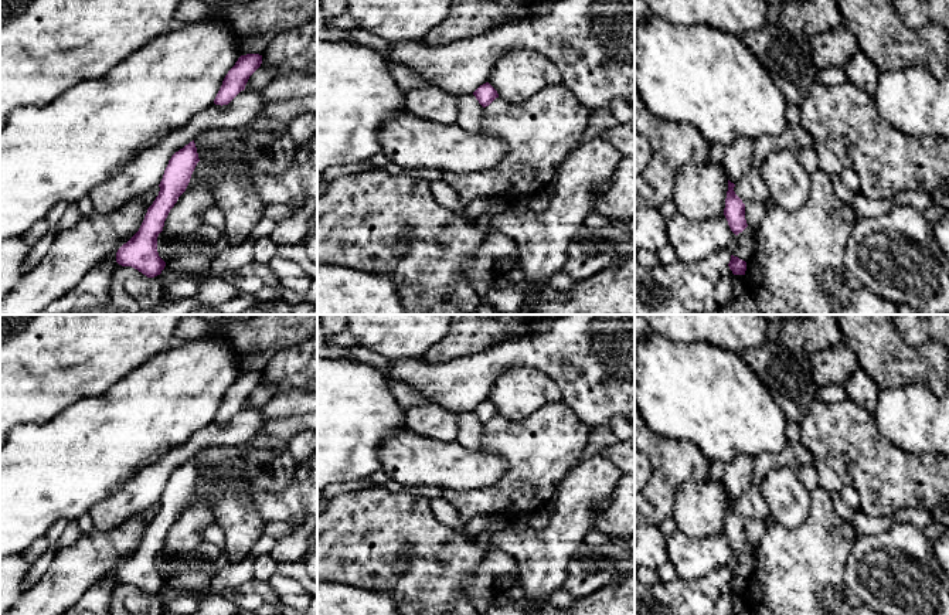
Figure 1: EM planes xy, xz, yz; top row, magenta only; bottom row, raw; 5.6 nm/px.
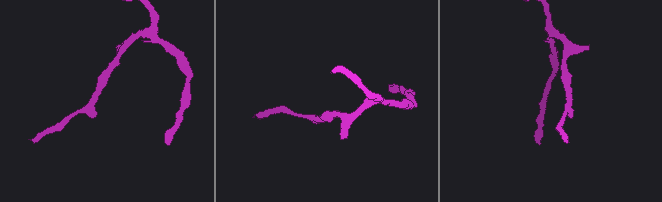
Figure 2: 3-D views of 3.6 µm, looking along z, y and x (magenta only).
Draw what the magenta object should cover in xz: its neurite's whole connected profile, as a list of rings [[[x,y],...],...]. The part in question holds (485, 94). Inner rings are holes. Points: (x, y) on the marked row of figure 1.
[[[489,82],[480,85],[473,95],[483,108],[489,106],[496,98],[499,98],[497,91]]]

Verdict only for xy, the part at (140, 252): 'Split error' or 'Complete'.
Complete

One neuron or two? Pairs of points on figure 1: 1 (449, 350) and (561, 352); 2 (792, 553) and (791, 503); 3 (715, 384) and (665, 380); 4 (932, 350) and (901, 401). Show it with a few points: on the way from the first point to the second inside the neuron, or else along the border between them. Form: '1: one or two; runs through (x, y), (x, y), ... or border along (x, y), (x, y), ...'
1: two; border along (475, 352), (441, 363)
2: two; border along (812, 502), (795, 527), (771, 515)
3: one; runs through (703, 384), (677, 384)
4: two; border along (880, 390), (922, 381), (934, 394)

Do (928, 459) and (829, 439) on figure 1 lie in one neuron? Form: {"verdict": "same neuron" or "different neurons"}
{"verdict": "same neuron"}

